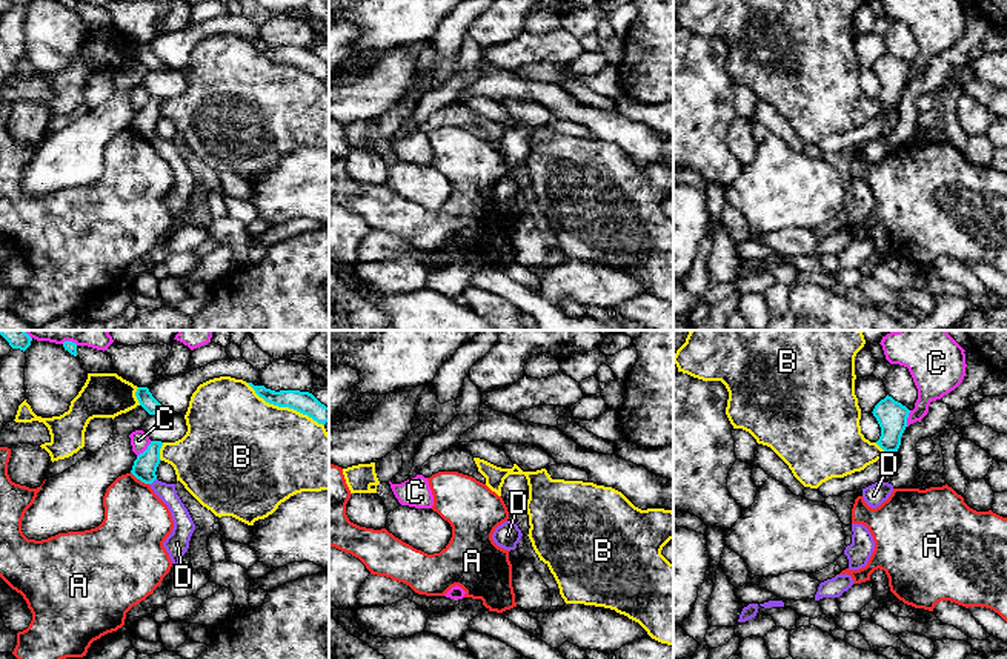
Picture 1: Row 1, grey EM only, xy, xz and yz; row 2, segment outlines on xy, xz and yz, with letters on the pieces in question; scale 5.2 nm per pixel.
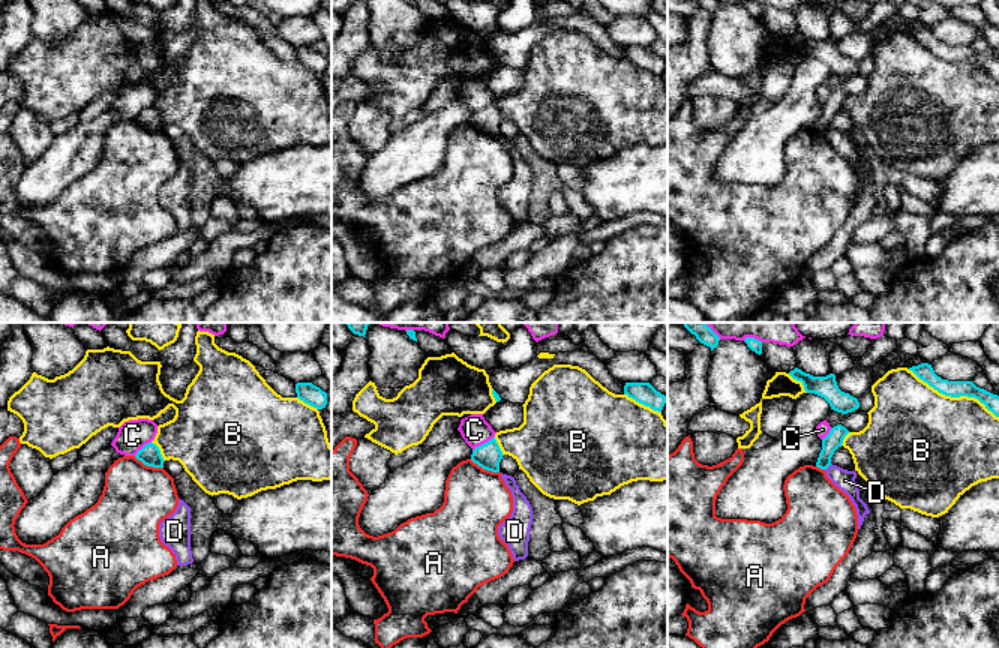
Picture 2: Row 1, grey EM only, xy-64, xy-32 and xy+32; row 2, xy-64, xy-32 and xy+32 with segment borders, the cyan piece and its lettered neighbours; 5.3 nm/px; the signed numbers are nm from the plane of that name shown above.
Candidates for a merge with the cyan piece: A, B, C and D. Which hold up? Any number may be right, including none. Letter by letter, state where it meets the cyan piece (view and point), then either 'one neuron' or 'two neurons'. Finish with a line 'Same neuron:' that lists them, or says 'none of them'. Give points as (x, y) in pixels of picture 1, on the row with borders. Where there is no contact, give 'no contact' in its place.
A: meets cyan in xy at (140, 480); two neurons
B: meets cyan in xy at (285, 406); two neurons
C: meets cyan in xy at (146, 449); two neurons
D: meets cyan in xy at (152, 481); two neurons
Same neuron: none of them

